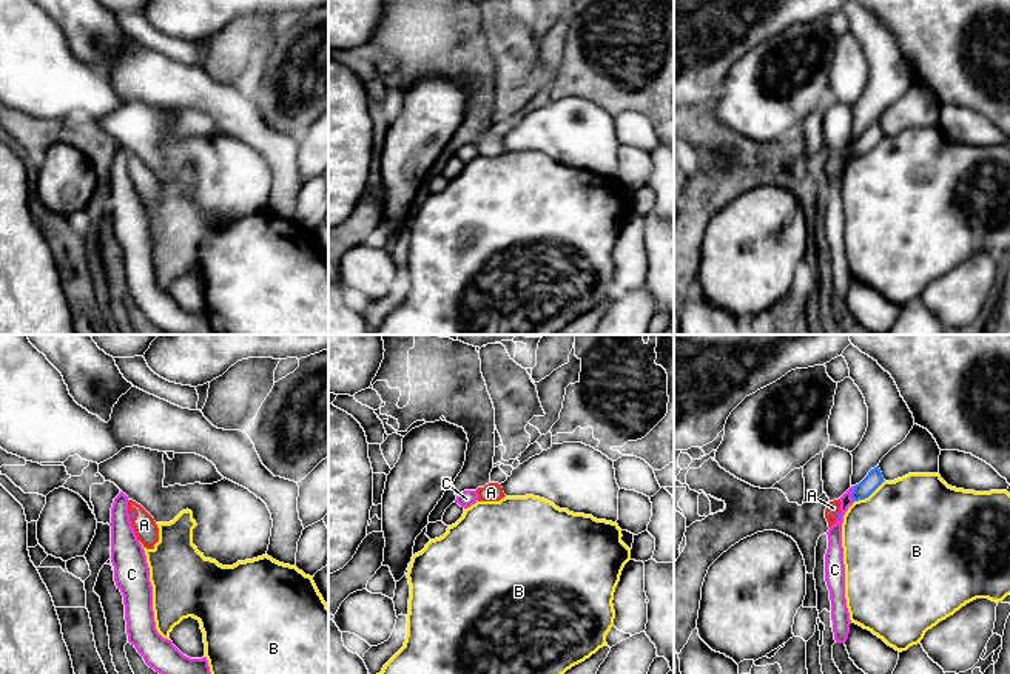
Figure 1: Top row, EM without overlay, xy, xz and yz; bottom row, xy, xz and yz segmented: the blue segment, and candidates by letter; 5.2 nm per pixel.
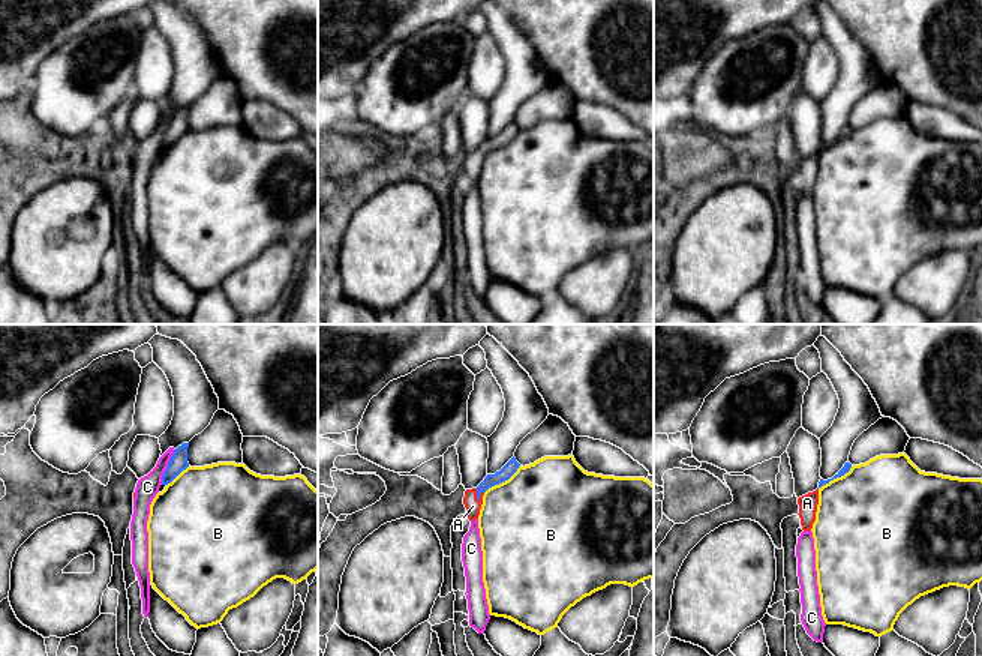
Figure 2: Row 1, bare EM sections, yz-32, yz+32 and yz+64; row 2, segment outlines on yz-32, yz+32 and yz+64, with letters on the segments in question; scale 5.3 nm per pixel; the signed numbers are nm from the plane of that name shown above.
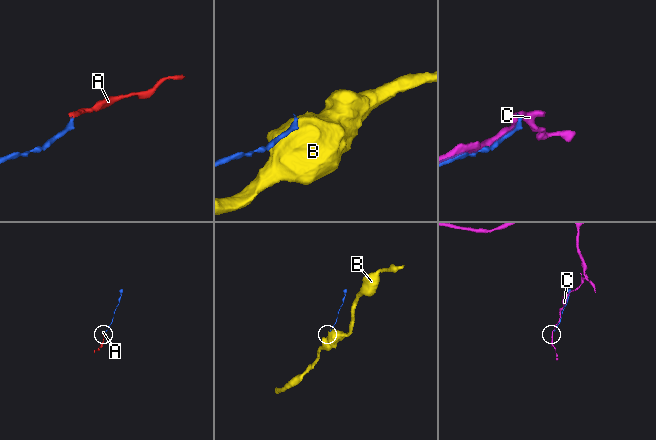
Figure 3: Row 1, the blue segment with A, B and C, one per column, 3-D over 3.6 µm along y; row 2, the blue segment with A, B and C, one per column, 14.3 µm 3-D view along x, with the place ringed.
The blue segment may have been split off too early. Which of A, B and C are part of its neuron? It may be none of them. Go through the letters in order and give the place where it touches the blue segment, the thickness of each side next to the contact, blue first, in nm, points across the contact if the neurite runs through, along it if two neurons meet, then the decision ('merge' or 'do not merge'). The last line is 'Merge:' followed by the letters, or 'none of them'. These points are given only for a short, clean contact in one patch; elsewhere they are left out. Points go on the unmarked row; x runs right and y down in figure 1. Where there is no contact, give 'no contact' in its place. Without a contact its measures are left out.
A: xy (131, 168) | 20/120 nm | across xy (133, 168), (131, 168), (144, 179) | merge
B: yz (868, 150) | 90/500 nm | along yz (884, 134), (867, 151), (855, 156) | do not merge
C: yz (851, 148) | 90/80 nm | do not merge
Merge: A

